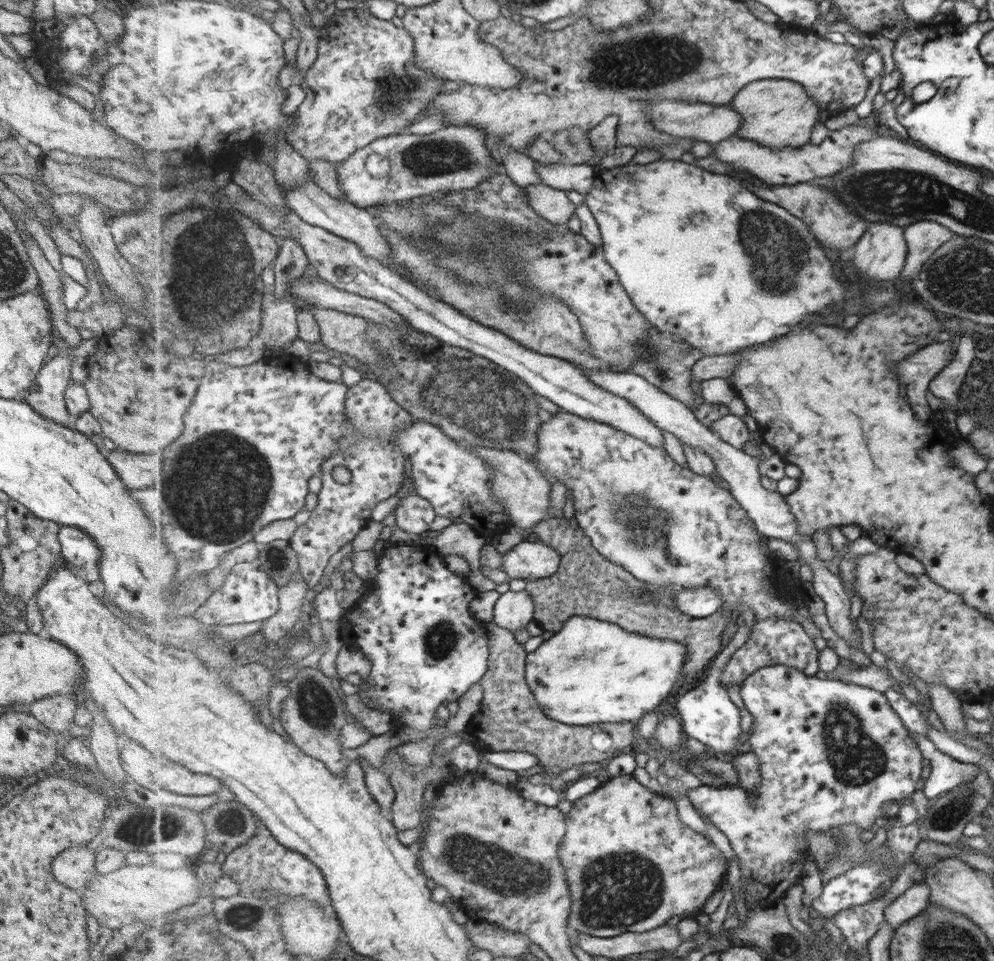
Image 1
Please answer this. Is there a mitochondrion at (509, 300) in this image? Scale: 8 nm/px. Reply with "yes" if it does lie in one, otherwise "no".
yes

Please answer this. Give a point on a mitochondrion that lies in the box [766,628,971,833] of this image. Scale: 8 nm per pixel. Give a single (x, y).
(856, 759)

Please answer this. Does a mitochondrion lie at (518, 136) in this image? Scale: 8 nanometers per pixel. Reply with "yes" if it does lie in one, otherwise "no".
no

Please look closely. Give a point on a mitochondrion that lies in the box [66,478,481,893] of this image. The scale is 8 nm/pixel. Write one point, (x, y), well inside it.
(139, 830)

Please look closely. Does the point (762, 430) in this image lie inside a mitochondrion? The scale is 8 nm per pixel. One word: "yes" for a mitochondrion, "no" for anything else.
no

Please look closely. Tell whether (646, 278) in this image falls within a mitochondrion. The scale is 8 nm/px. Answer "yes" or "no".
no

